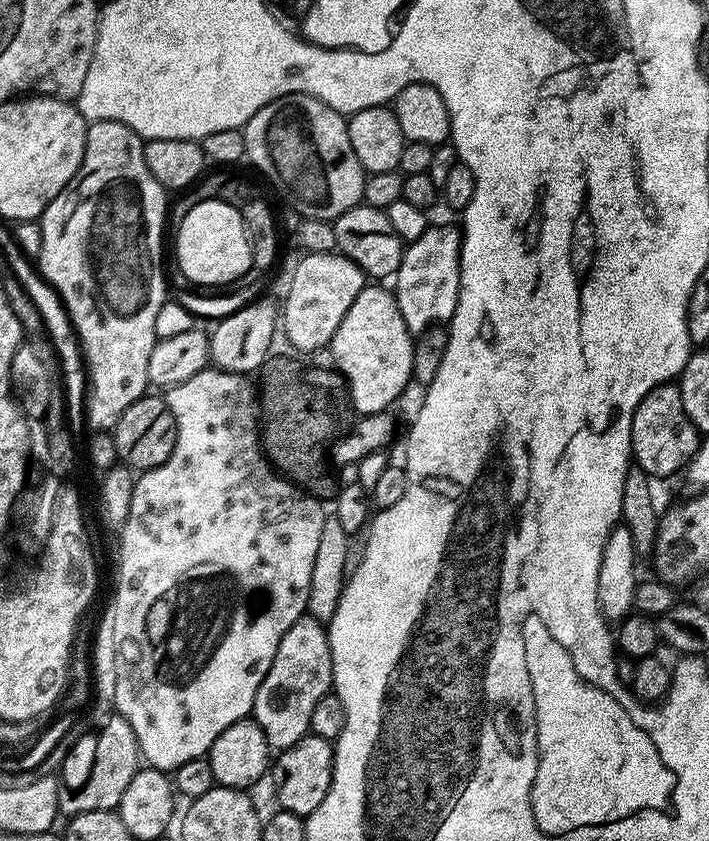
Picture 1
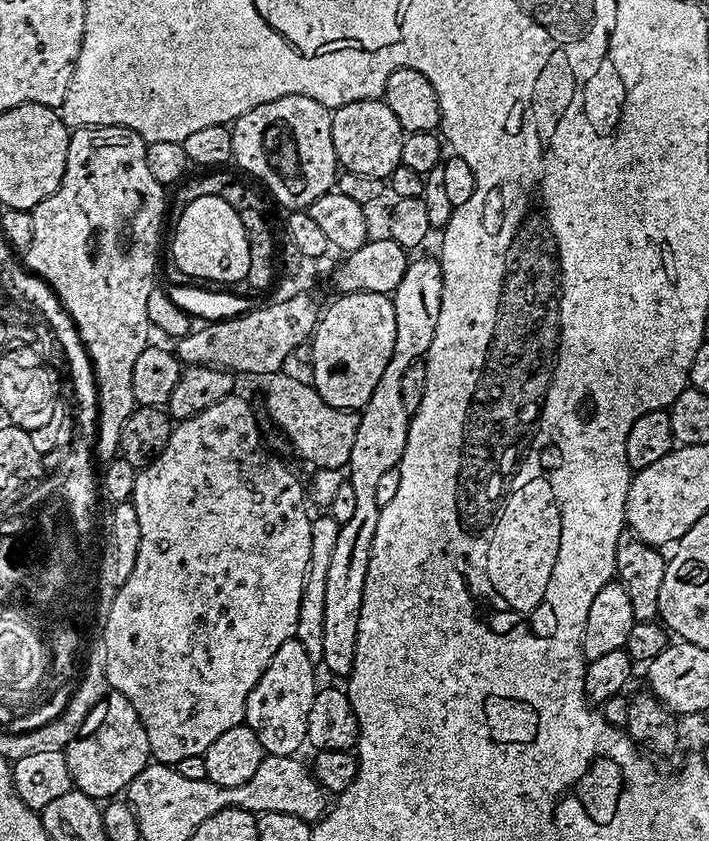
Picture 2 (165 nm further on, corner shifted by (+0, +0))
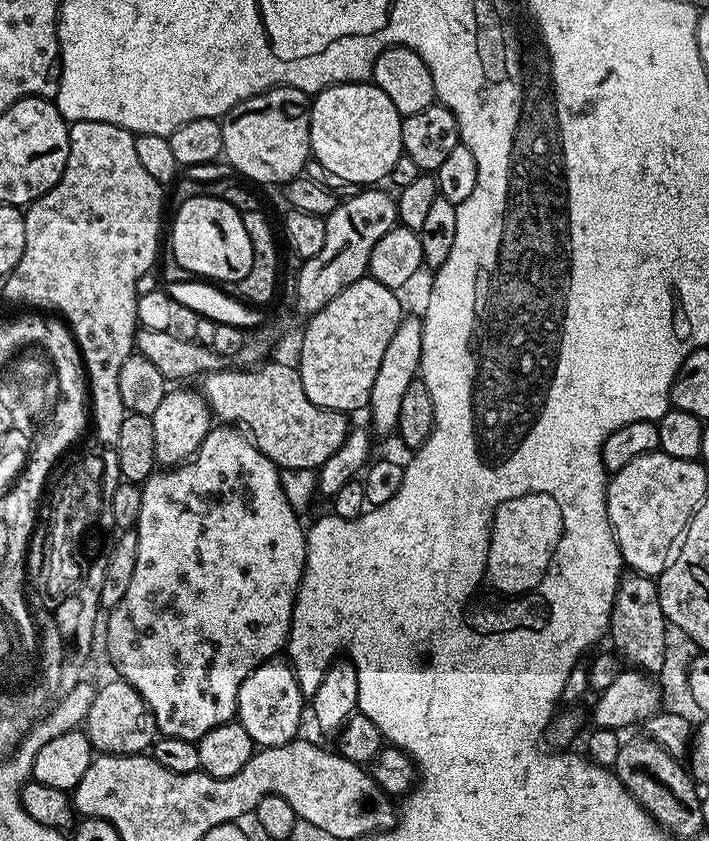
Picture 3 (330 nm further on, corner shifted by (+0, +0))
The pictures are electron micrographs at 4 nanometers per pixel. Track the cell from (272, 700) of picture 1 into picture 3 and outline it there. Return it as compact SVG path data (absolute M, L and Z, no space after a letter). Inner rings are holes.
M273 658L257 666L238 690L235 719L250 734L253 745L260 748L282 746L297 739L300 719L306 716L306 692L300 689L300 680L292 669L295 667L281 660Z

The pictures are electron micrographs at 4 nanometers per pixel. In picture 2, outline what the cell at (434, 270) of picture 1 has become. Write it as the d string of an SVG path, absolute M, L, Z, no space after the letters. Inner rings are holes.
M439 259L416 260L409 263L402 282L391 293L396 315L396 341L394 354L374 386L374 394L364 403L358 422L358 434L354 438L354 450L346 465L346 480L354 486L355 509L350 522L340 525L338 542L331 555L326 575L326 600L323 607L322 668L336 676L352 675L354 654L358 646L358 622L362 614L362 594L366 590L366 574L370 570L370 554L374 546L374 530L378 530L380 507L377 501L378 482L386 470L397 467L404 453L410 414L402 406L402 373L410 362L427 357L430 342L434 342L434 330L438 330L438 314L442 310L442 270Z

